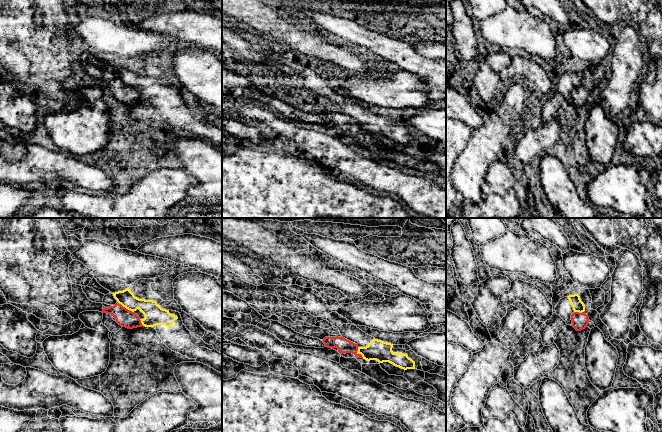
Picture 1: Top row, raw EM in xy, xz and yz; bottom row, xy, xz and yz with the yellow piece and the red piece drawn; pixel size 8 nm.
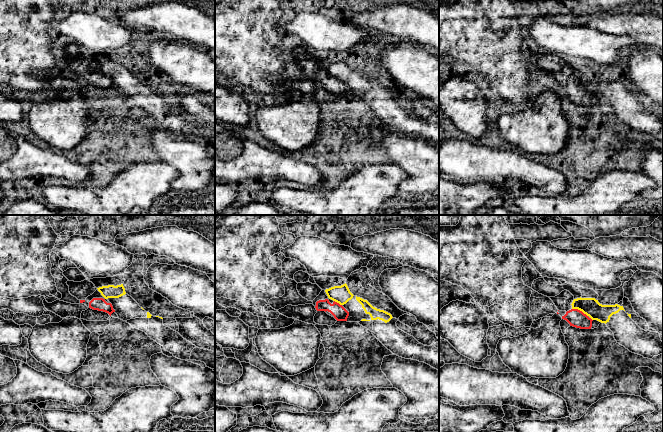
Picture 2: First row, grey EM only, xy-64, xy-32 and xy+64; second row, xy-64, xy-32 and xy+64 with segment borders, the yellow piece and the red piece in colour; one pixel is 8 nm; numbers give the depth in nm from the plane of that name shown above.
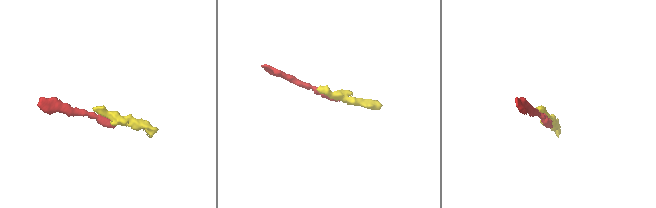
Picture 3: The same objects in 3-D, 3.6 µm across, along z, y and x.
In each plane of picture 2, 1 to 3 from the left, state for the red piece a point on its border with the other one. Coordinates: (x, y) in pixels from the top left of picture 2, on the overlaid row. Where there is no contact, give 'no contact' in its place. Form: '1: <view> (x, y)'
1: no contact
2: xy-32 (338, 302)
3: xy+64 (580, 310)

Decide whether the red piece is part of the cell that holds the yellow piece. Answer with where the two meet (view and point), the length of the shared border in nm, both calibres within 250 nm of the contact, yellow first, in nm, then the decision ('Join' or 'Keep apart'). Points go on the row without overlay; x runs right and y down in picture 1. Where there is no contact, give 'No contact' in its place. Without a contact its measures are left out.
Touches yellow at xy (126, 84). Shared border 150 nm. Thickness 160 nm (yellow) against 140 nm. Keep apart

